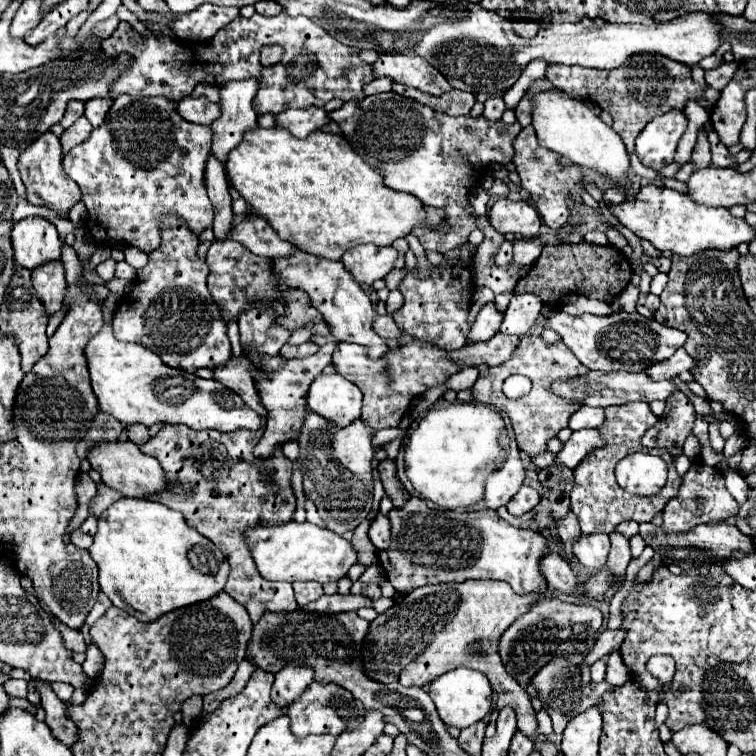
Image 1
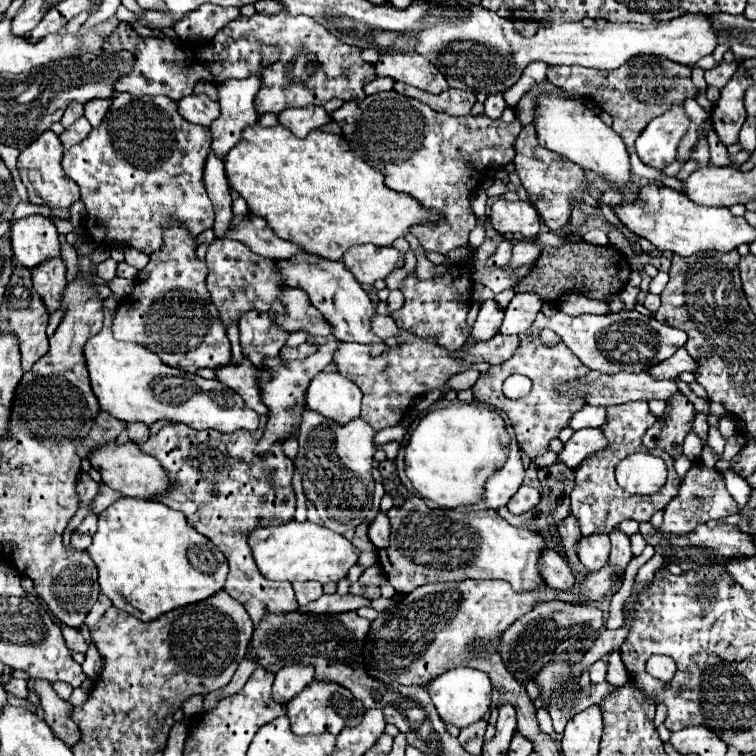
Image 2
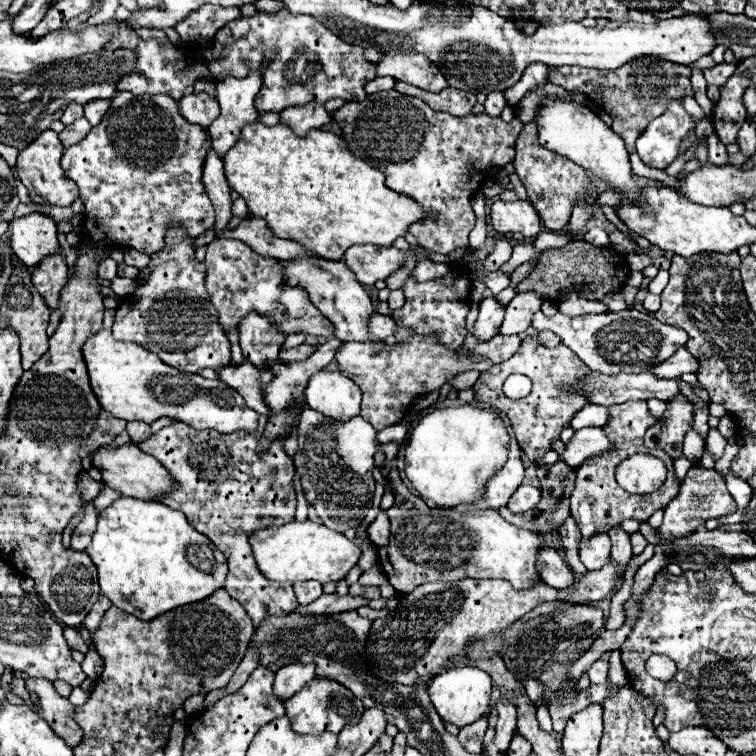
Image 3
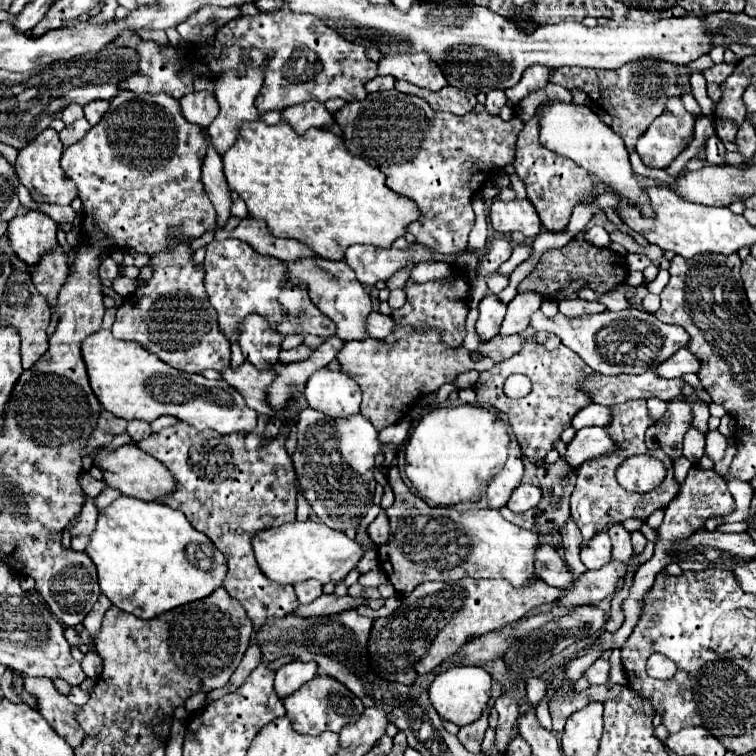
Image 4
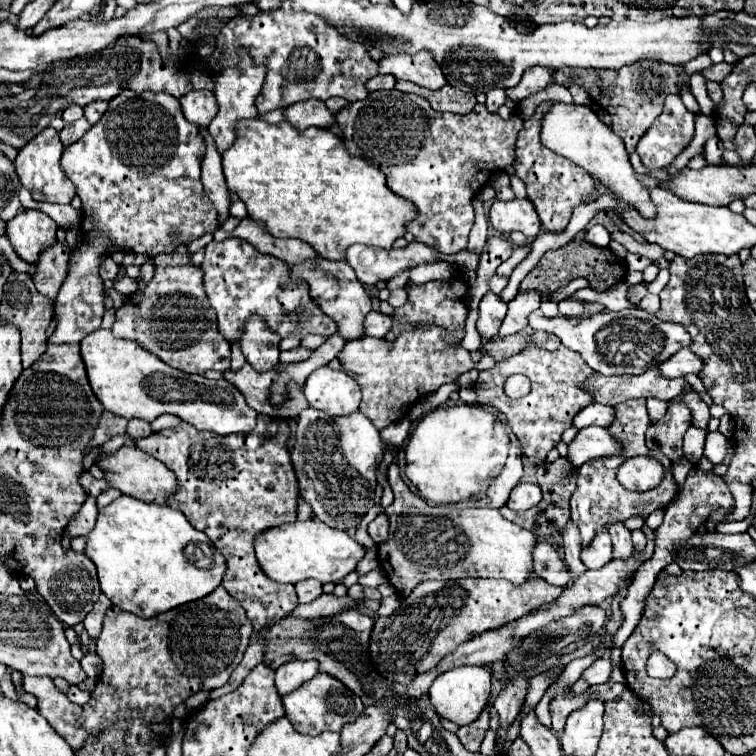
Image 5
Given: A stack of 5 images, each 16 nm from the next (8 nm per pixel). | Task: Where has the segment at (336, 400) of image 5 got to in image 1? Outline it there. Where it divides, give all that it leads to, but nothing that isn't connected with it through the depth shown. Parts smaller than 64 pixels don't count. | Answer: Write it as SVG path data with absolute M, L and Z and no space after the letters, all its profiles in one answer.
M320 374L310 386L308 406L338 428L346 428L360 418L362 392L340 374Z

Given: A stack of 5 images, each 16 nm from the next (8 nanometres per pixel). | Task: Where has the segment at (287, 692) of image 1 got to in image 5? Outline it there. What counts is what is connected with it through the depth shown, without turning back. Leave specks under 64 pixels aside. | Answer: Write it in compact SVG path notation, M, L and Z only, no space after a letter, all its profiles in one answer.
M292 660L284 664L280 670L276 670L276 690L278 696L286 696L300 688L304 682L308 682L318 672L318 666L314 662L302 662Z

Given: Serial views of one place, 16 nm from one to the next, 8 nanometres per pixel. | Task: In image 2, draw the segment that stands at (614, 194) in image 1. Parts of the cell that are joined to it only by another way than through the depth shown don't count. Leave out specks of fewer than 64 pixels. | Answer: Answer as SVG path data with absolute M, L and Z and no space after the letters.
M610 188L602 194L598 203L612 207L620 204L622 200L623 193L619 192L619 190L616 188Z

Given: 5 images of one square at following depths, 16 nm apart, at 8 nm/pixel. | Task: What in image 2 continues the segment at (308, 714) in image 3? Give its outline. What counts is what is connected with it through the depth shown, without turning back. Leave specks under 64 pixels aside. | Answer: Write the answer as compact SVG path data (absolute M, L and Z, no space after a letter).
M310 682L302 694L298 694L292 702L286 704L286 714L292 722L292 732L296 736L308 736L308 734L322 734L330 732L338 736L344 728L354 728L360 724L366 708L362 706L360 700L352 696L346 688L334 684L334 682Z

